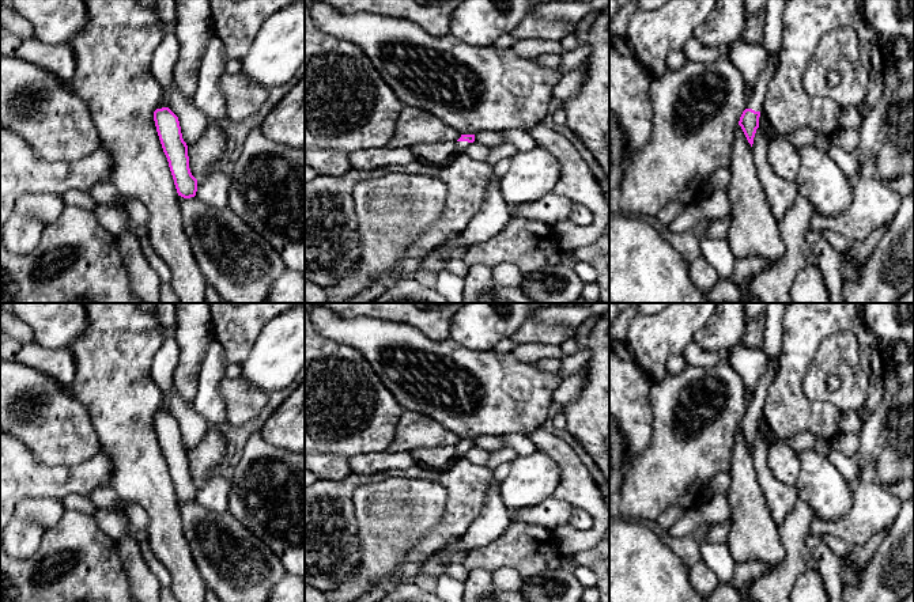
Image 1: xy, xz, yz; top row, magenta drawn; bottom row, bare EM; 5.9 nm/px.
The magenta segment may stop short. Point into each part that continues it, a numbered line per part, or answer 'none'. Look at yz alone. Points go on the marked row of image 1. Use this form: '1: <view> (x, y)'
1: yz (756, 102)

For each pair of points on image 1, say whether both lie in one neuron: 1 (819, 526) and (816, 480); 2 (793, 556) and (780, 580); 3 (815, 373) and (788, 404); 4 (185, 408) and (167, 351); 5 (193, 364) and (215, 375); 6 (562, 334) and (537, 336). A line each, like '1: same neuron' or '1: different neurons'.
1: different neurons
2: same neuron
3: different neurons
4: same neuron
5: different neurons
6: same neuron

